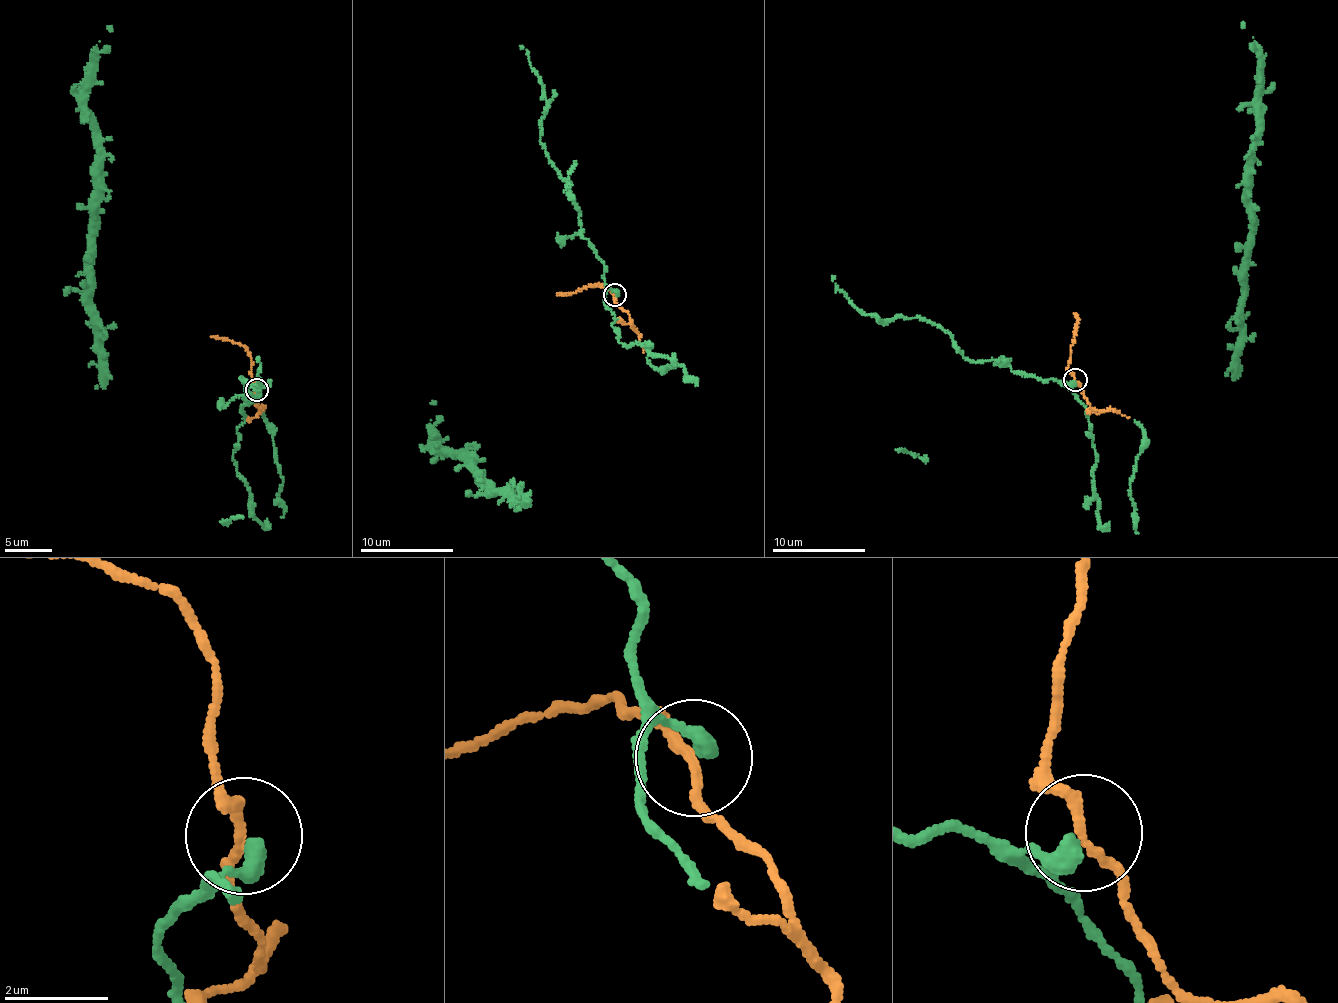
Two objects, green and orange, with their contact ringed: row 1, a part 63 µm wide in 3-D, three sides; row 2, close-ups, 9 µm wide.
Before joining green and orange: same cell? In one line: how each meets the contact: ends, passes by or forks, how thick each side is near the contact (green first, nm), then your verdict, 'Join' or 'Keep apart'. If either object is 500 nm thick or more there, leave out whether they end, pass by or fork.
At the ring green ends. At the ring orange passes by. Thickness 360 nm (green) against 180 nm. Join

